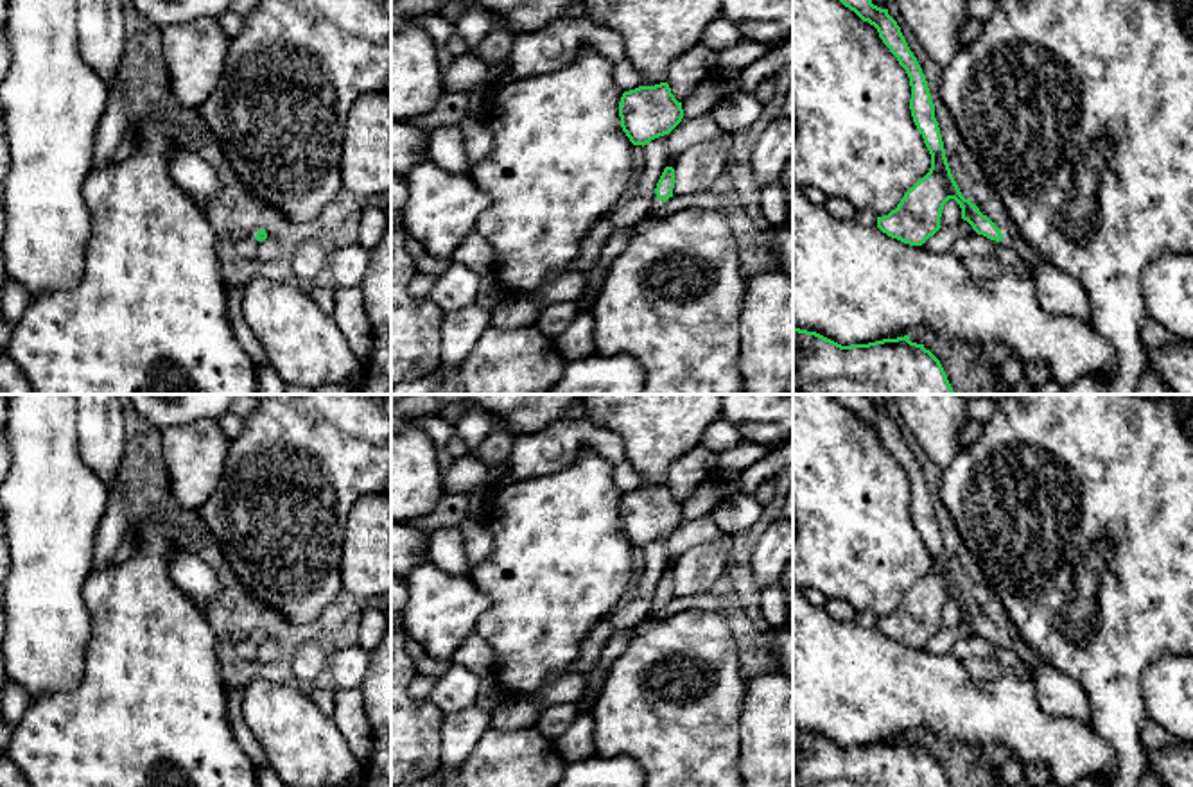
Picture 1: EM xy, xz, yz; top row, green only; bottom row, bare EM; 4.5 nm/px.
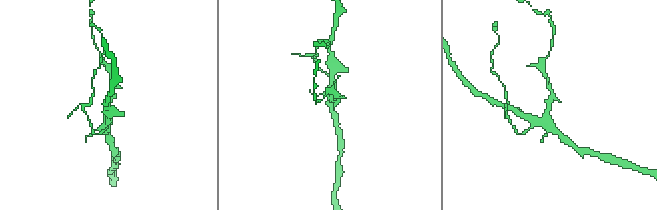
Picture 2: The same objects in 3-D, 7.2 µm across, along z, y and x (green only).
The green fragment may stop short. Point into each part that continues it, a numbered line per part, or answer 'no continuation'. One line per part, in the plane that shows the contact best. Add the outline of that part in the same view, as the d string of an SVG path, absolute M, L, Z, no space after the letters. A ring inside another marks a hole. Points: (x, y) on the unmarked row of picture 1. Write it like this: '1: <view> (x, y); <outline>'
no continuation

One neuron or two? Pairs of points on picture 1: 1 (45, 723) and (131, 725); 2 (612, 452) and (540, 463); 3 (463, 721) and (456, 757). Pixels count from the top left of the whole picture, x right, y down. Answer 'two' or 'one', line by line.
1: one
2: one
3: one

